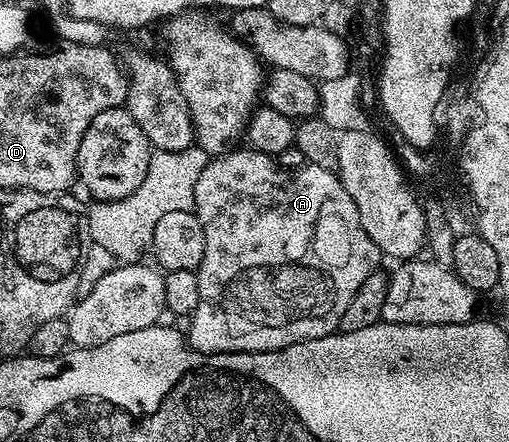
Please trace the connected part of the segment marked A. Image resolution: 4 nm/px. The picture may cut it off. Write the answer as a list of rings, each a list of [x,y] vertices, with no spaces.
[[[229,149],[224,155],[208,158],[205,169],[201,169],[201,177],[197,177],[194,213],[201,221],[201,229],[205,229],[205,257],[201,257],[201,265],[197,272],[201,301],[197,301],[197,309],[190,316],[192,331],[189,334],[189,345],[194,351],[204,353],[276,351],[306,339],[320,339],[326,335],[336,334],[339,331],[341,317],[345,317],[349,301],[353,301],[353,293],[361,289],[365,277],[377,270],[380,266],[379,259],[381,260],[379,247],[361,225],[361,217],[357,213],[357,205],[353,205],[353,197],[345,193],[345,185],[335,171],[310,165],[283,166],[278,158],[260,151],[235,150],[239,149]]]

